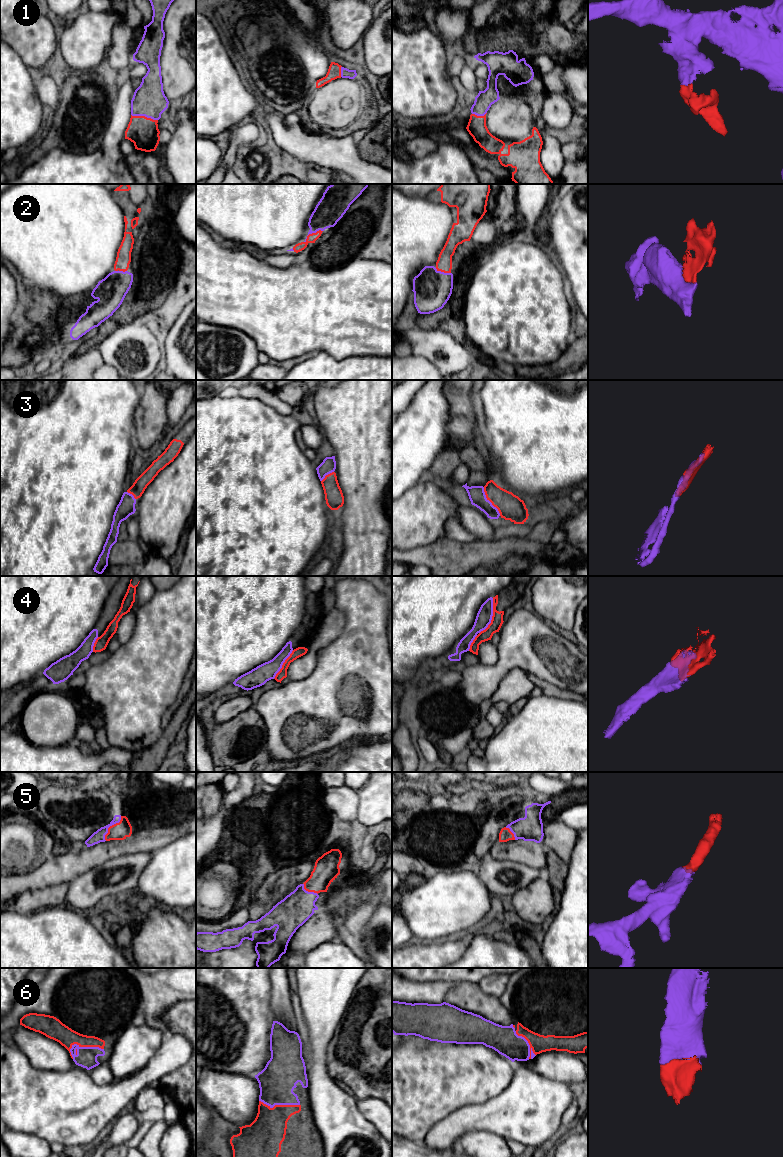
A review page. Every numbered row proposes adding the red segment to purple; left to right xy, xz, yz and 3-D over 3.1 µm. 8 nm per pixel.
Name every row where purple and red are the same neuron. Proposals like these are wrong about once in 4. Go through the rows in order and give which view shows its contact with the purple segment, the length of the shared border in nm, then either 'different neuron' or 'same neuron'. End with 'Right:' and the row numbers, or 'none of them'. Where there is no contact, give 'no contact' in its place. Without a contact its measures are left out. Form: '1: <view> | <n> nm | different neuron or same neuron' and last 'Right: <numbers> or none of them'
1: xy | 220 nm | same neuron
2: xz | 180 nm | same neuron
3: yz | 280 nm | same neuron
4: yz | 300 nm | different neuron
5: xy | 240 nm | same neuron
6: xy | 280 nm | same neuron
Right: 1, 2, 3, 5, 6

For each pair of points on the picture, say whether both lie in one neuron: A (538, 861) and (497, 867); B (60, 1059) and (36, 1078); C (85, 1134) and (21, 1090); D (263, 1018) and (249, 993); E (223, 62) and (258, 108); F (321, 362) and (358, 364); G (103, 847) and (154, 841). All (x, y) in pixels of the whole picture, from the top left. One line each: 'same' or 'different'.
A: different
B: different
C: same
D: same
E: same
F: same
G: same

